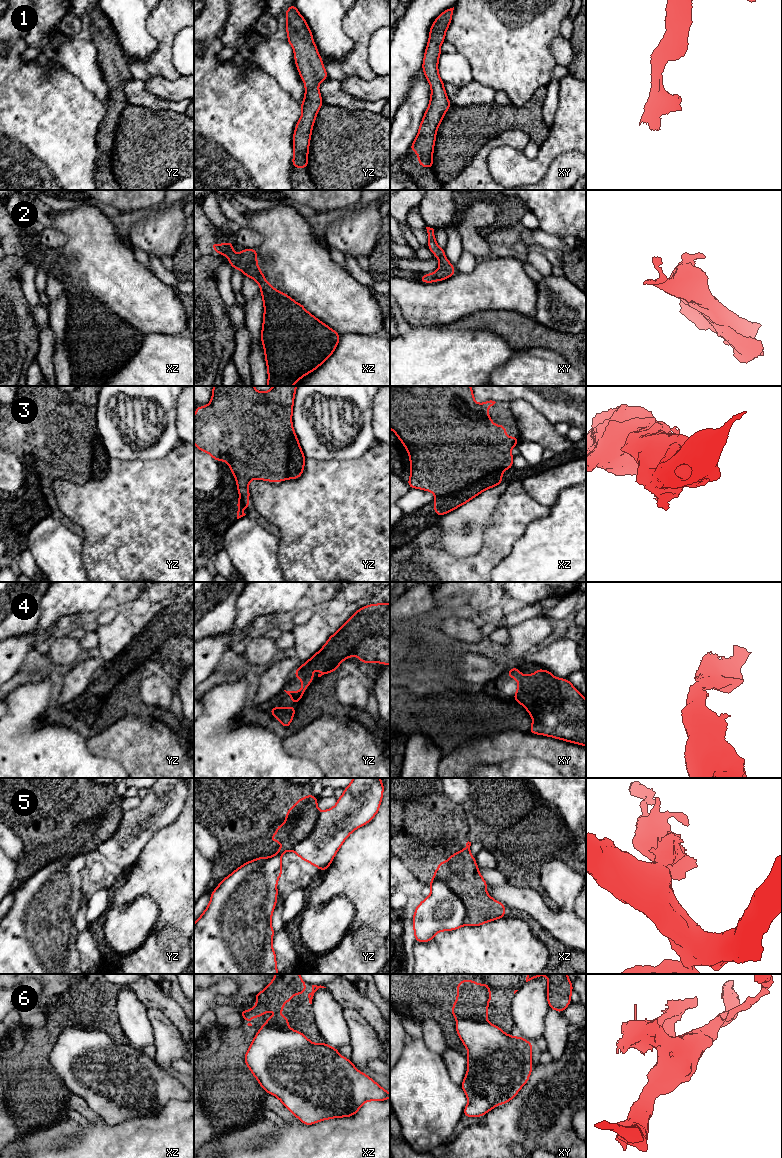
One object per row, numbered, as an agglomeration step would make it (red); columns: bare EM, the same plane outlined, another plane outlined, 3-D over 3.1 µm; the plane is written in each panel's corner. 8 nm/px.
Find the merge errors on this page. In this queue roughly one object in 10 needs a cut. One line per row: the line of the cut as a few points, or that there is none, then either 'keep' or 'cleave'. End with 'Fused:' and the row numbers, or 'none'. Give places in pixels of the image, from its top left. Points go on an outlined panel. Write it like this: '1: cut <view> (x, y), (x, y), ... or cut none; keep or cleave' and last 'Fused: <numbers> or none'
1: cut none; keep
2: cut none; keep
3: cut xz (505, 469), (491, 471), (460, 489), (436, 496); cleave
4: cut none; keep
5: cut xz (430, 882), (441, 880), (457, 895), (464, 907), (464, 924); cleave
6: cut xz (262, 1026), (278, 1026), (290, 1029); cleave
Fused: 3, 5, 6

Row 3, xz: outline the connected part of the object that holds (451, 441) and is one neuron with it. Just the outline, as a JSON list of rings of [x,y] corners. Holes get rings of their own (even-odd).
[[[390,386],[390,429],[396,433],[396,436],[403,443],[409,454],[411,471],[410,479],[407,482],[408,486],[410,488],[430,491],[436,496],[447,495],[454,491],[461,490],[463,487],[493,471],[512,468],[514,456],[511,454],[510,450],[517,445],[520,437],[507,437],[506,426],[495,425],[492,422],[492,418],[488,416],[488,410],[489,407],[493,406],[495,403],[495,401],[490,400],[477,404],[474,400],[473,390],[470,386]]]

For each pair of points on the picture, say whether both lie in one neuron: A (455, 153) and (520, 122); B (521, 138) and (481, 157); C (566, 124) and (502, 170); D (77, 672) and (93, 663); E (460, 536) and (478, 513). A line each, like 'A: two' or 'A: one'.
A: one
B: one
C: one
D: one
E: one

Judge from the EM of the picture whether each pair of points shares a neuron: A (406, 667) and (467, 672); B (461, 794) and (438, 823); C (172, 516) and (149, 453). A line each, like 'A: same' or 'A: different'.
A: same
B: different
C: different

